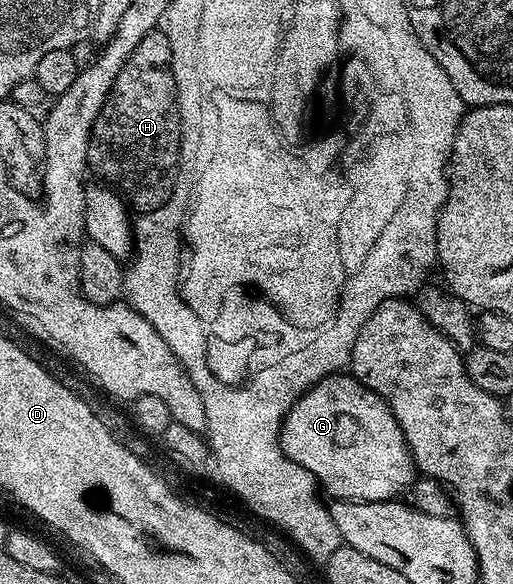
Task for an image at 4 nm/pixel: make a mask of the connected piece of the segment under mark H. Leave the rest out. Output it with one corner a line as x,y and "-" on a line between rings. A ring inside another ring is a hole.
155,30
140,38
140,46
132,50
132,58
120,66
116,82
106,96
104,106
96,118
88,142
89,171
94,172
99,181
105,182
122,198
135,213
151,212
174,193
176,181
174,175
180,172
182,159
182,127
178,117
178,107
171,97
172,49
168,44
165,31

